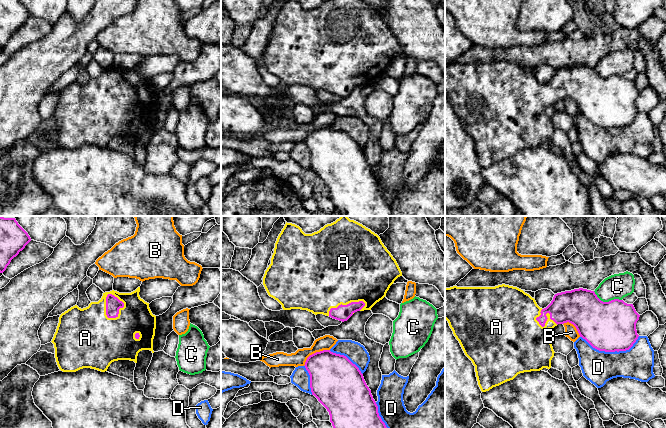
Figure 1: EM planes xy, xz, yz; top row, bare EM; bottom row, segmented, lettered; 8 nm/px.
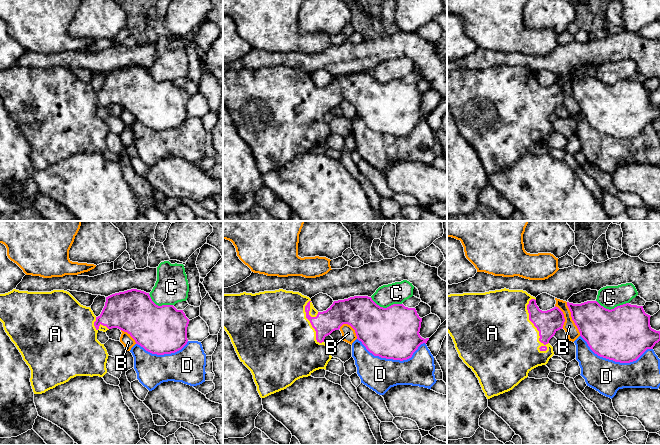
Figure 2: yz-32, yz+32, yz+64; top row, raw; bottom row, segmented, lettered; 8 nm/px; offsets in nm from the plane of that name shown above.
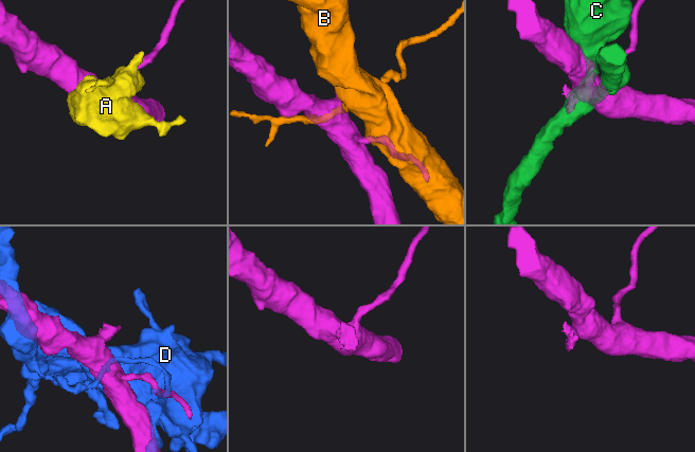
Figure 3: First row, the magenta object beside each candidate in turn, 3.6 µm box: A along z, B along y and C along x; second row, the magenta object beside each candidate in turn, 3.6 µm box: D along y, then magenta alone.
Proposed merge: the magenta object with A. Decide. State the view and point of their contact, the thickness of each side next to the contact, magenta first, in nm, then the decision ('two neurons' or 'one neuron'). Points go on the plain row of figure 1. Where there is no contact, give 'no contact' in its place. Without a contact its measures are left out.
contact xy (106, 85); calibres 120 and 420 nm; one neuron

